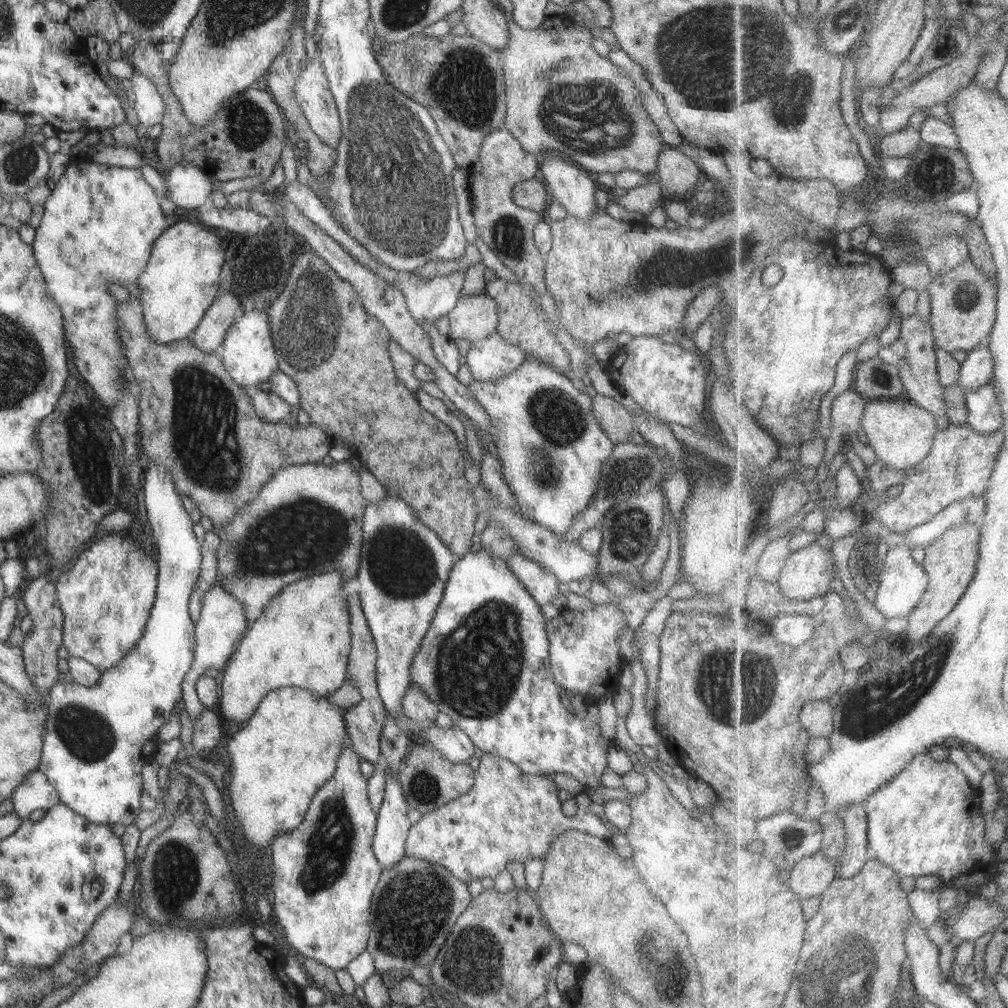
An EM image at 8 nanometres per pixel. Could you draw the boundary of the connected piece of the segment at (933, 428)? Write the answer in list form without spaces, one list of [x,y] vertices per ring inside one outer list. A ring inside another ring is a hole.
[[[885,398],[870,400],[865,414],[864,431],[868,437],[868,444],[874,448],[877,458],[884,460],[893,470],[906,470],[921,464],[933,452],[937,435],[941,431],[936,415],[926,408],[907,398],[885,400]]]

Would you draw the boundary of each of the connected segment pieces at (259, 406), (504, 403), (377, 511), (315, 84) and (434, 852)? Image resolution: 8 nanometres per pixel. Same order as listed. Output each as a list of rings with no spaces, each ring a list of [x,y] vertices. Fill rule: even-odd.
[[[246,386],[245,390],[252,398],[256,414],[262,421],[281,423],[288,419],[292,405],[282,400],[280,396],[272,392],[265,392],[257,386]]]
[[[524,361],[505,377],[496,381],[474,380],[468,387],[473,398],[482,404],[482,408],[490,416],[490,425],[486,432],[498,449],[501,474],[519,508],[524,512],[524,517],[559,536],[564,534],[572,526],[574,516],[586,511],[592,503],[599,490],[603,465],[616,446],[595,419],[592,398],[588,393],[578,390],[567,374],[559,373],[542,361]]]
[[[385,494],[379,502],[365,504],[364,521],[362,521],[362,547],[360,547],[360,568],[357,580],[360,583],[360,604],[366,617],[370,632],[374,638],[377,648],[376,678],[377,687],[383,706],[388,709],[389,714],[397,725],[407,733],[411,743],[420,745],[432,745],[438,753],[442,753],[452,763],[469,762],[470,757],[476,750],[471,738],[458,725],[451,728],[440,728],[432,724],[430,728],[419,730],[408,726],[408,718],[401,712],[400,702],[404,693],[412,685],[410,680],[410,665],[414,655],[420,649],[420,643],[430,627],[430,621],[442,601],[444,587],[451,569],[454,567],[458,557],[450,551],[446,543],[440,539],[436,532],[426,527],[416,515],[412,508],[400,498]]]
[[[319,58],[306,63],[296,78],[294,93],[310,128],[324,144],[336,148],[342,122]]]
[[[484,753],[480,758],[478,769],[474,771],[474,780],[474,786],[468,793],[450,800],[439,809],[423,814],[420,820],[410,827],[405,842],[406,856],[438,864],[450,871],[454,877],[468,884],[476,878],[482,879],[486,876],[496,878],[508,868],[508,862],[524,863],[532,857],[543,859],[550,851],[552,841],[568,829],[576,829],[607,840],[612,836],[610,828],[594,812],[590,812],[588,806],[580,806],[580,810],[573,816],[564,815],[563,802],[558,800],[559,788],[553,776],[528,775],[516,764],[500,756]]]

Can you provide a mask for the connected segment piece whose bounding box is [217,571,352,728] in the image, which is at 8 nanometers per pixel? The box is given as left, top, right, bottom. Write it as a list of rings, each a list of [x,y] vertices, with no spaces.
[[[337,571],[297,580],[286,585],[248,625],[220,682],[222,694],[217,708],[235,728],[252,716],[270,691],[294,686],[327,697],[347,680],[352,636],[342,584]]]

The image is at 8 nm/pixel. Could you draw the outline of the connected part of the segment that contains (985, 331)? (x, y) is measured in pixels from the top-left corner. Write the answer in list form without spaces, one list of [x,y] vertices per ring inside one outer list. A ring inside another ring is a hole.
[[[972,256],[953,271],[936,275],[930,269],[930,263],[924,259],[919,262],[901,262],[894,270],[895,282],[905,284],[918,292],[930,292],[933,298],[931,322],[938,348],[944,347],[948,352],[971,351],[982,347],[990,340],[997,326],[999,311],[999,294],[1001,285],[992,281]]]

